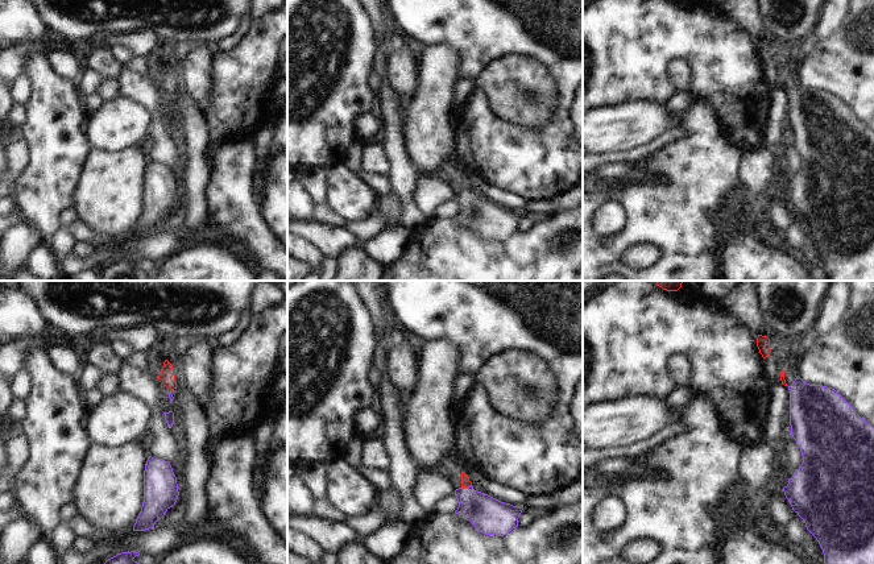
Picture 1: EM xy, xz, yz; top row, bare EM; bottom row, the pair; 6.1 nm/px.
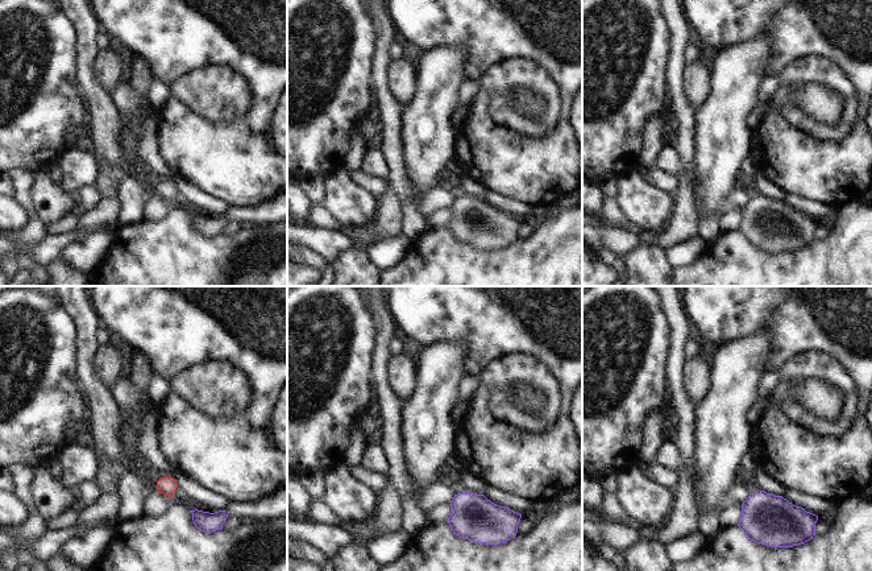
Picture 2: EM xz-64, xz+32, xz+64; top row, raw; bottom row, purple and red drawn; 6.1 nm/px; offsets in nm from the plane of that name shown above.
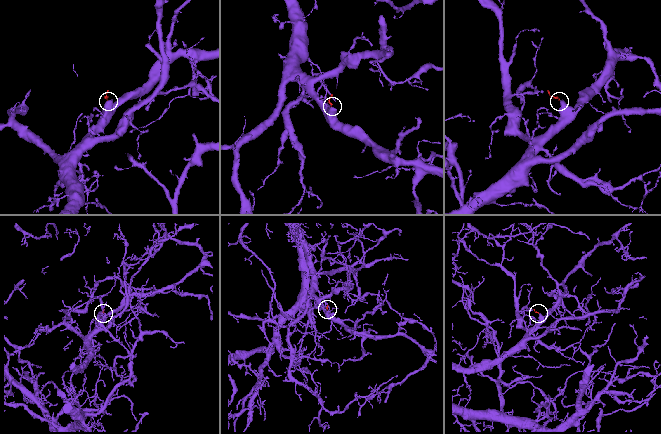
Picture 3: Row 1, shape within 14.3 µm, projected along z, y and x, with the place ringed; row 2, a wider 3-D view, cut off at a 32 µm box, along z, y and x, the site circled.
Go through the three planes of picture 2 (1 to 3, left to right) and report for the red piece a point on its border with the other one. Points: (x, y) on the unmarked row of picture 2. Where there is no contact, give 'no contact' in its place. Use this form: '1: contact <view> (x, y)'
1: no contact
2: no contact
3: no contact

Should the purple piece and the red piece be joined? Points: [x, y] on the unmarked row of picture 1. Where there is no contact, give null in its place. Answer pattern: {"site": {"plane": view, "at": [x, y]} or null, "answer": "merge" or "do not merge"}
{"site": {"plane": "xz", "at": [466, 193]}, "answer": "merge"}

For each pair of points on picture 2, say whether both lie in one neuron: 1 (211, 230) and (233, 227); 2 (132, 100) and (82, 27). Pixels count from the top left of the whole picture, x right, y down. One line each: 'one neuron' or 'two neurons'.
1: two neurons
2: two neurons

